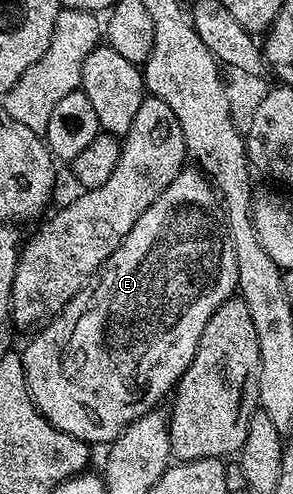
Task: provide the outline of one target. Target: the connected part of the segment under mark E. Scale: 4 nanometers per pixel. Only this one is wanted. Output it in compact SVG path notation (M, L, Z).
M192 166L185 167L183 172L176 175L174 182L170 182L170 186L166 186L166 190L162 190L162 194L158 194L158 198L154 198L150 206L146 206L146 214L142 214L142 218L134 222L130 234L122 238L114 254L110 254L110 258L88 280L88 284L82 286L82 290L78 290L78 294L70 298L67 306L54 319L43 325L31 337L33 340L22 348L26 386L30 390L36 409L55 428L84 441L89 446L111 444L126 430L130 422L134 422L142 414L153 411L159 405L156 403L175 389L198 350L198 338L202 338L202 330L206 330L206 322L210 322L210 316L214 314L214 310L218 310L218 306L222 306L222 302L233 299L237 295L239 286L238 262L234 256L234 246L228 237L228 226L224 223L224 214L216 189L212 187L203 172Z

